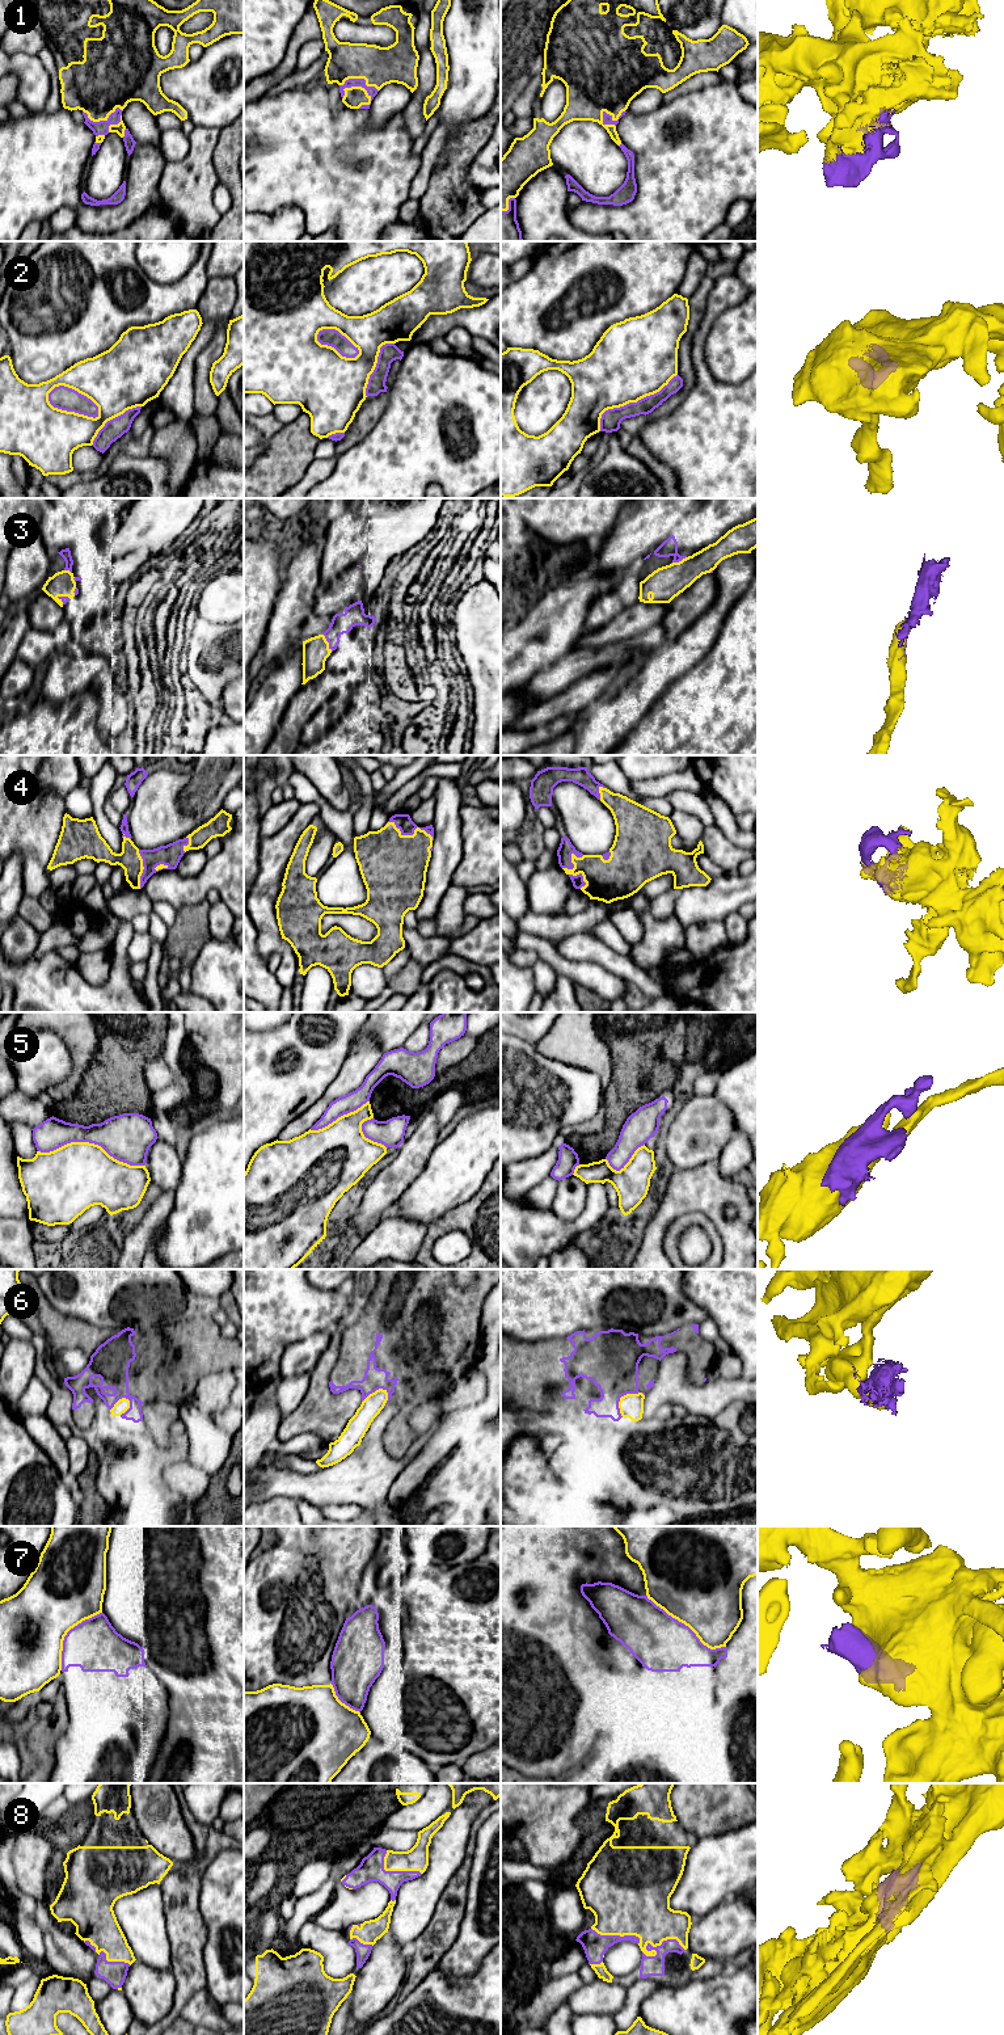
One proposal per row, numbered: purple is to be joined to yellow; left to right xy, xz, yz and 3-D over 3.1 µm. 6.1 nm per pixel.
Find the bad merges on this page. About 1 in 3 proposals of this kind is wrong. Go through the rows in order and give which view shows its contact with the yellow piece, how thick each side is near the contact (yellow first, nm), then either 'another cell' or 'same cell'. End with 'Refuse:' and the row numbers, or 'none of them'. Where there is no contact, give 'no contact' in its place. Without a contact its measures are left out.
1: yz | 480/60 nm | same cell
2: xy | 380/140 nm | another cell
3: xz | 160/130 nm | same cell
4: xz | 400/100 nm | same cell
5: xy | 420/300 nm | another cell
6: xz | 120/140 nm | another cell
7: yz | 500/360 nm | same cell
8: yz | 340/130 nm | same cell
Refuse: 2, 5, 6

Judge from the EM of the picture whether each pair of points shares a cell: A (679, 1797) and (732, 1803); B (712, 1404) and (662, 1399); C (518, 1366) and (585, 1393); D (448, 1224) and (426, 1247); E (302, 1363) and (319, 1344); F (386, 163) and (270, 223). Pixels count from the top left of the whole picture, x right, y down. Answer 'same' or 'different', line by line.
A: same
B: same
C: same
D: same
E: same
F: different

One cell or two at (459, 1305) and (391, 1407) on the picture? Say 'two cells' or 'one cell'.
two cells

